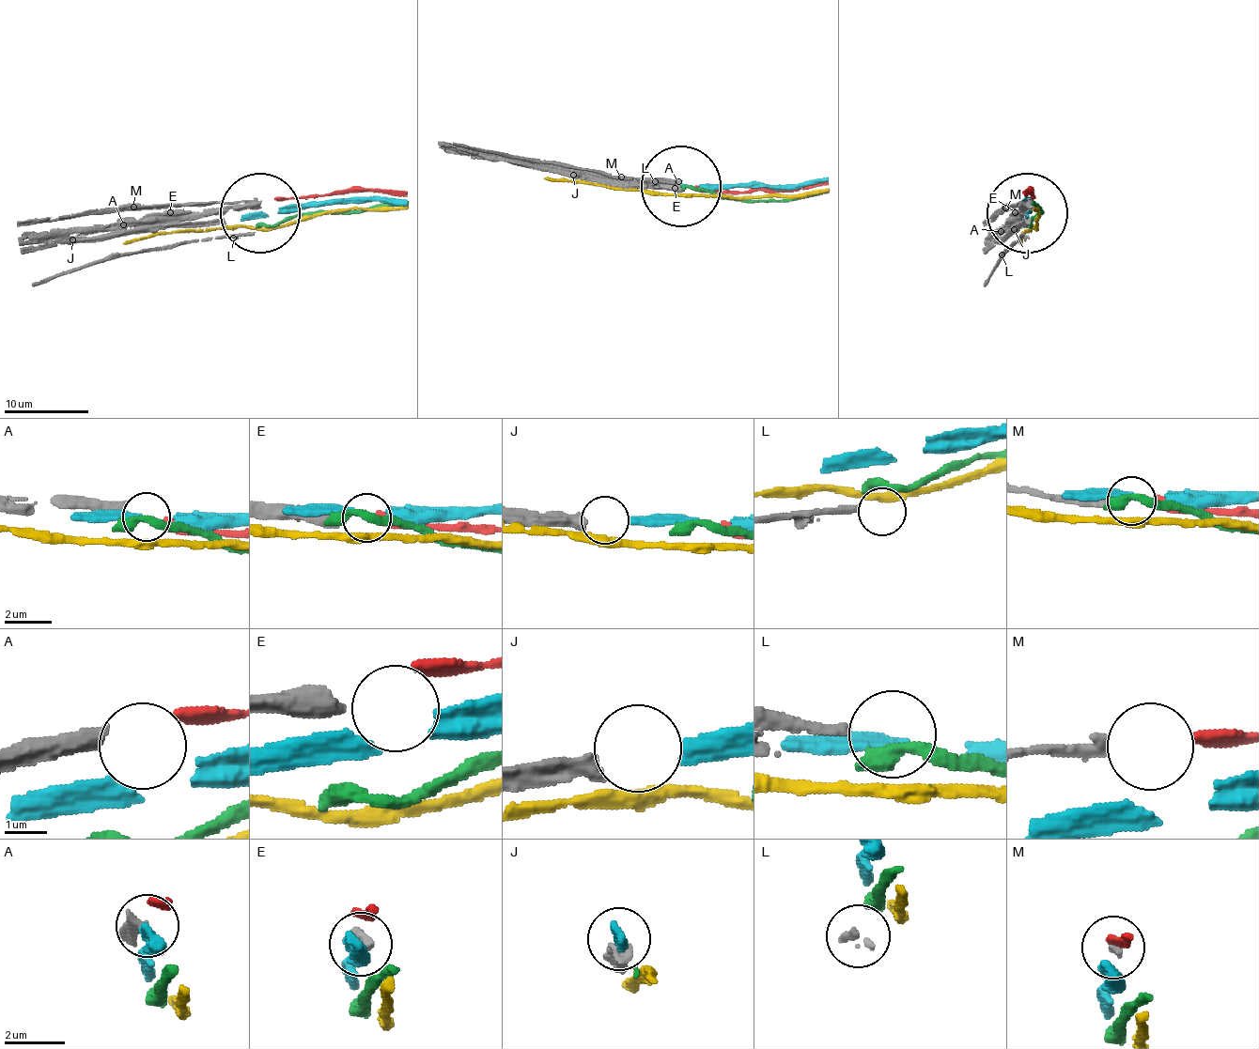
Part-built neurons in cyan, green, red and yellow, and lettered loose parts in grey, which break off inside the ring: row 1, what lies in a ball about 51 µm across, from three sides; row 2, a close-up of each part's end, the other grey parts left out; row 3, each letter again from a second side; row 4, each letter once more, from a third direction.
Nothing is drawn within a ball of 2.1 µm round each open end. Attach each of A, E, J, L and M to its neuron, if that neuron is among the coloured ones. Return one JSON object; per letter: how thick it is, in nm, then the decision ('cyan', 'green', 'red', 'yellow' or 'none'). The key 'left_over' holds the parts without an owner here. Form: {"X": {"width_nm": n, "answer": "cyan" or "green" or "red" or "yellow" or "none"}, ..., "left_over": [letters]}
{"A": {"width_nm": 440, "answer": "none"}, "E": {"width_nm": 480, "answer": "none"}, "J": {"width_nm": 480, "answer": "cyan"}, "L": {"width_nm": 240, "answer": "none"}, "M": {"width_nm": 320, "answer": "red"}, "left_over": ["A", "E", "L"]}

